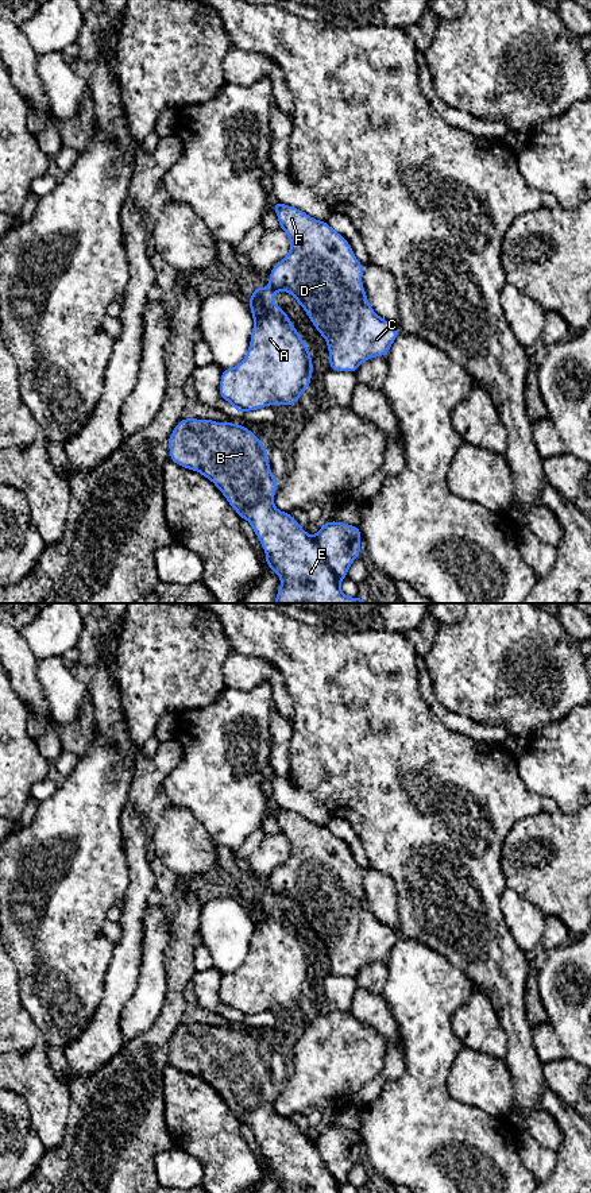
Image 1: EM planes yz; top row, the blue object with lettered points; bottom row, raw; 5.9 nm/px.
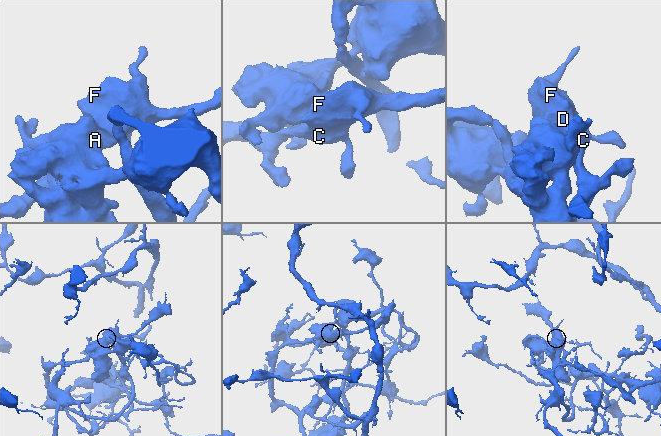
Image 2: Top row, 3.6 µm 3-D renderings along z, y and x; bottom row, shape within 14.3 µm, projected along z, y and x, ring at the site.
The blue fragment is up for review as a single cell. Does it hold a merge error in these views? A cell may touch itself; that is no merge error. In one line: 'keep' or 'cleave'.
cleave

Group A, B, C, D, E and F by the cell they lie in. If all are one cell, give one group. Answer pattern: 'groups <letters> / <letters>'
groups A B E / C D F

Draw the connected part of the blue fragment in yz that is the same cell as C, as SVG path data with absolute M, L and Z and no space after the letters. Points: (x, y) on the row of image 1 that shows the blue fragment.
M277 201L271 205L279 228L290 239L290 251L269 273L266 290L271 296L287 292L302 306L313 327L327 340L331 370L355 372L363 362L386 356L399 328L378 316L367 301L362 283L364 266L356 259L348 240L327 221L318 221L298 208Z

